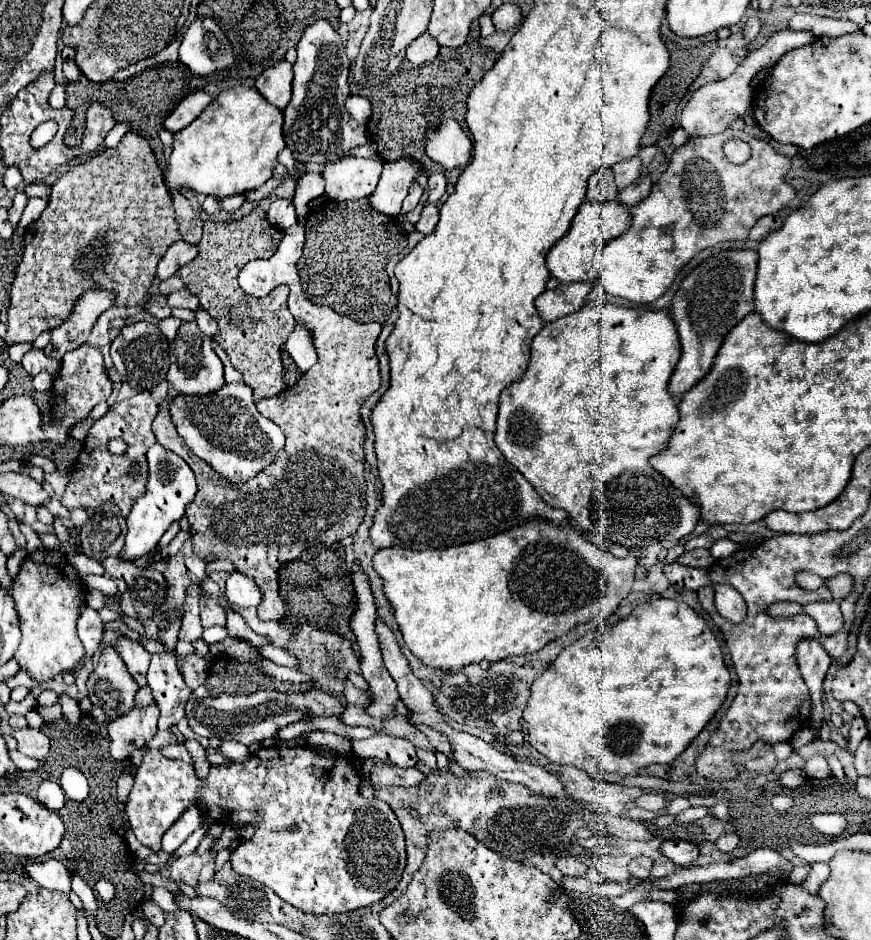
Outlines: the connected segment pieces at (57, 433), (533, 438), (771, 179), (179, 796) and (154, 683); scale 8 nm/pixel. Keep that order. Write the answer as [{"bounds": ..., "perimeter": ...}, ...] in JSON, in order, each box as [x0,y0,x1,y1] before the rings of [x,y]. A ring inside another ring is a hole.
[{"bounds":[45,344,111,444],"perimeter":[[[83,344],[77,350],[67,352],[65,358],[61,360],[61,372],[55,376],[55,384],[53,384],[53,392],[51,392],[53,424],[49,424],[45,428],[47,440],[53,440],[57,444],[63,444],[65,438],[67,438],[67,434],[69,434],[69,430],[79,420],[83,420],[95,404],[105,402],[109,394],[111,394],[111,380],[105,374],[103,356],[101,356],[99,348]]]},{"bounds":[495,302,699,548],"perimeter":[[[587,302],[579,312],[575,312],[575,314],[569,314],[569,316],[563,316],[563,318],[559,318],[559,320],[555,320],[555,322],[551,322],[549,324],[551,326],[551,330],[545,326],[535,338],[533,338],[533,344],[531,344],[531,362],[529,362],[529,368],[527,368],[527,372],[525,372],[525,376],[517,382],[517,384],[511,384],[503,394],[501,394],[501,398],[499,398],[499,416],[497,416],[497,432],[495,432],[495,442],[497,442],[497,448],[503,452],[503,456],[531,482],[531,486],[537,490],[537,494],[541,496],[541,500],[547,504],[547,506],[551,506],[551,508],[561,508],[561,510],[565,510],[567,514],[569,514],[569,518],[573,520],[573,522],[577,522],[585,532],[591,532],[591,534],[595,534],[595,536],[599,536],[599,538],[605,538],[605,540],[609,540],[609,542],[613,542],[613,544],[619,544],[619,546],[625,546],[625,548],[643,548],[643,544],[645,542],[671,542],[671,540],[681,540],[683,536],[687,536],[687,534],[691,534],[693,532],[693,528],[695,528],[695,524],[697,524],[697,520],[699,520],[699,508],[697,508],[697,504],[693,504],[691,500],[687,500],[677,488],[673,488],[671,484],[669,484],[669,480],[665,480],[661,474],[657,474],[651,466],[649,466],[649,458],[653,456],[653,454],[657,454],[657,452],[661,452],[665,446],[667,446],[667,442],[669,442],[669,438],[671,438],[671,434],[673,434],[673,430],[675,430],[675,426],[677,426],[677,422],[679,422],[679,410],[677,410],[677,404],[675,404],[675,398],[669,394],[669,378],[671,378],[671,374],[673,374],[673,368],[675,368],[675,364],[677,364],[677,358],[679,358],[679,354],[681,354],[681,344],[679,344],[679,338],[677,338],[677,328],[673,326],[673,320],[671,320],[671,316],[665,312],[665,310],[659,310],[659,312],[651,312],[651,310],[645,310],[645,312],[641,312],[641,310],[635,310],[635,308],[625,308],[625,306],[617,306],[617,304],[605,304],[605,302]]]},{"bounds":[598,128,795,304],"perimeter":[[[727,128],[721,134],[715,136],[689,136],[689,140],[675,148],[669,168],[663,172],[659,182],[653,184],[651,194],[641,200],[637,206],[631,206],[633,224],[631,228],[613,238],[603,252],[601,268],[598,271],[598,281],[602,284],[606,294],[619,296],[631,302],[647,304],[655,302],[659,296],[665,294],[665,290],[675,280],[675,274],[703,248],[715,246],[723,240],[747,240],[749,230],[755,226],[755,222],[761,216],[777,214],[781,208],[785,208],[795,198],[795,188],[785,180],[785,174],[789,172],[791,160],[779,152],[775,152],[765,140],[753,138],[745,134],[743,130]],[[727,138],[741,138],[745,140],[753,154],[745,164],[731,164],[723,154],[723,142]]]},{"bounds":[127,746,407,914],"perimeter":[[[269,746],[269,748],[261,748],[257,750],[255,754],[249,756],[249,760],[241,762],[241,764],[221,764],[221,766],[211,766],[209,770],[209,776],[205,780],[201,780],[197,774],[195,774],[195,768],[183,760],[169,760],[165,758],[159,750],[147,750],[145,758],[143,758],[143,764],[139,766],[135,778],[133,778],[133,788],[129,792],[129,798],[127,798],[127,816],[129,816],[129,824],[131,824],[131,830],[133,834],[137,836],[137,840],[145,846],[149,846],[151,850],[159,850],[161,848],[161,838],[163,834],[169,830],[169,826],[173,826],[173,822],[177,822],[177,818],[193,804],[199,804],[203,802],[203,816],[205,818],[211,818],[213,822],[219,824],[219,818],[225,822],[223,826],[231,826],[231,828],[243,828],[243,826],[253,826],[255,828],[255,834],[253,834],[253,840],[249,842],[243,842],[241,846],[237,846],[237,852],[231,852],[231,866],[237,874],[243,874],[243,876],[249,876],[261,884],[265,884],[267,888],[271,888],[281,900],[289,902],[291,906],[295,906],[297,910],[305,910],[309,914],[341,914],[341,912],[351,912],[351,910],[357,910],[357,908],[363,908],[363,906],[371,906],[373,902],[379,902],[381,898],[385,898],[401,880],[401,874],[403,874],[403,868],[405,868],[405,862],[407,862],[407,856],[405,856],[405,838],[403,838],[403,832],[401,832],[401,826],[399,826],[399,820],[395,816],[395,812],[391,810],[391,806],[386,804],[380,799],[363,798],[359,794],[359,788],[361,788],[361,770],[357,768],[357,756],[351,752],[351,754],[335,754],[335,758],[323,758],[315,748],[309,748],[309,746]]]},{"bounds":[147,654,191,730],"perimeter":[[[173,654],[151,656],[151,666],[147,670],[147,684],[153,690],[155,702],[161,710],[159,730],[175,726],[185,716],[185,704],[191,696],[191,690],[183,682],[181,672]]]}]

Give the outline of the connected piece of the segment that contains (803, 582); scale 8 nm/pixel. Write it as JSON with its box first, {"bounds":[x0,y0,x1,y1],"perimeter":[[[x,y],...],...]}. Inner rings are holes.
{"bounds":[797,572,823,590],"perimeter":[[[799,572],[797,574],[797,584],[805,590],[817,590],[823,584],[823,578],[819,578],[815,574],[809,574],[809,572]]]}

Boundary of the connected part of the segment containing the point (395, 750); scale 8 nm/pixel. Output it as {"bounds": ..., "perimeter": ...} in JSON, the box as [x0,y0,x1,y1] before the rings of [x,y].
{"bounds":[351,734,418,768],"perimeter":[[[375,734],[365,740],[351,742],[353,752],[361,758],[379,758],[391,760],[401,768],[414,767],[418,761],[414,745],[405,738],[395,738],[389,734]]]}

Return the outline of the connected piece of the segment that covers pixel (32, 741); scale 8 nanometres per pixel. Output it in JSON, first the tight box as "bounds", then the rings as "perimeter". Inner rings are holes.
{"bounds":[15,728,49,760],"perimeter":[[[23,728],[23,730],[15,730],[15,740],[17,746],[21,750],[21,754],[35,758],[35,760],[43,760],[49,752],[49,738],[37,730],[37,728]]]}

